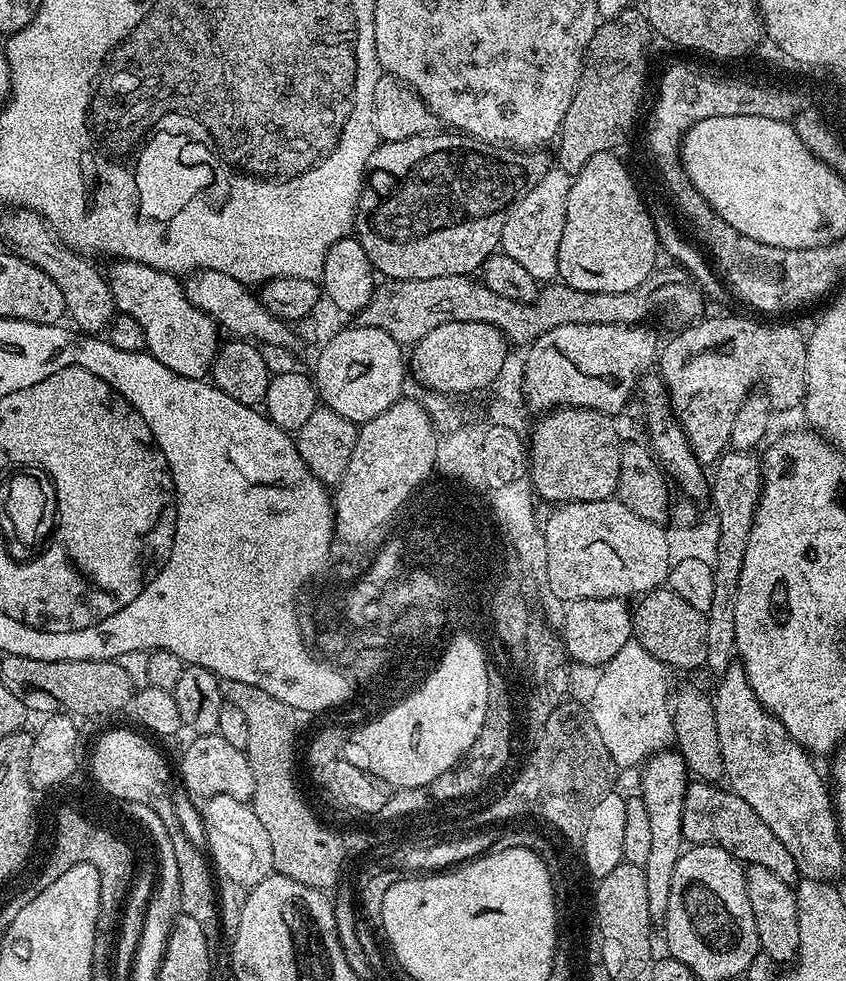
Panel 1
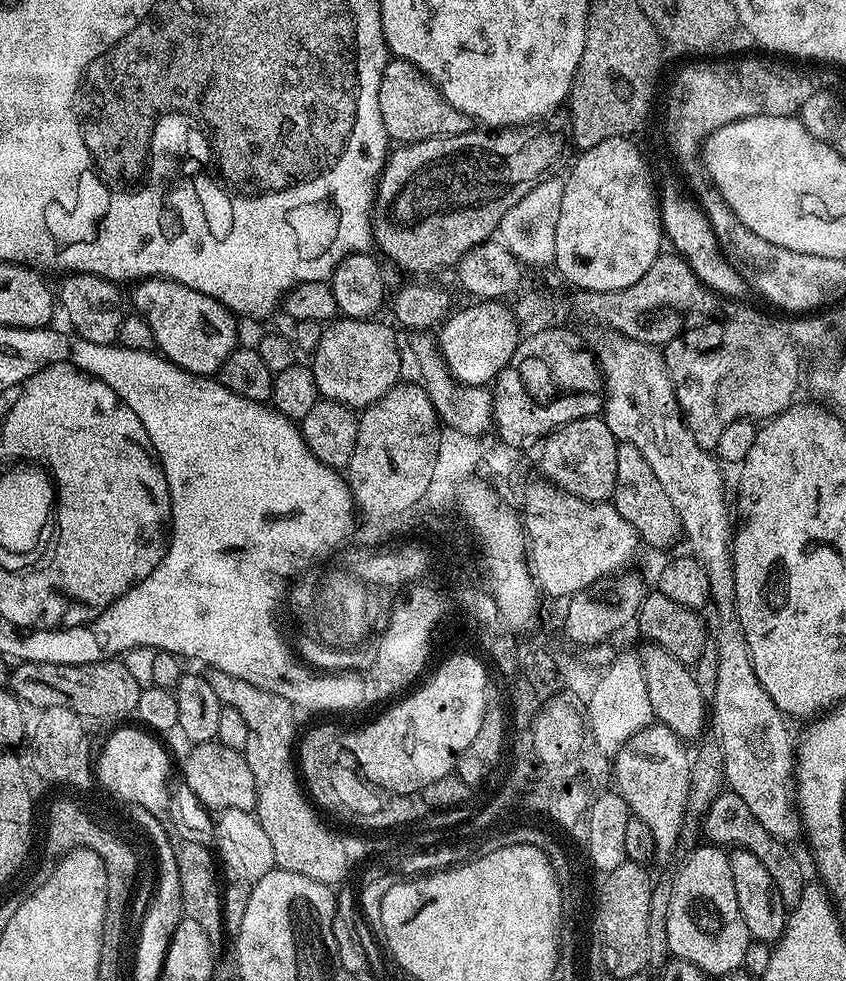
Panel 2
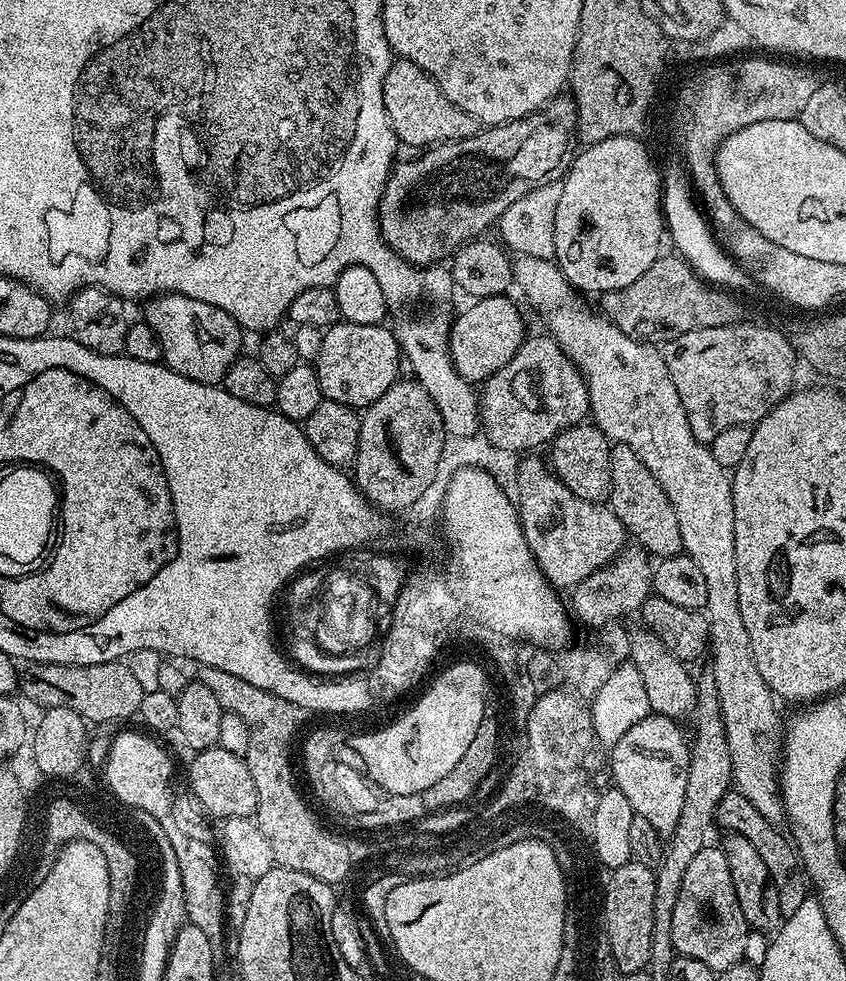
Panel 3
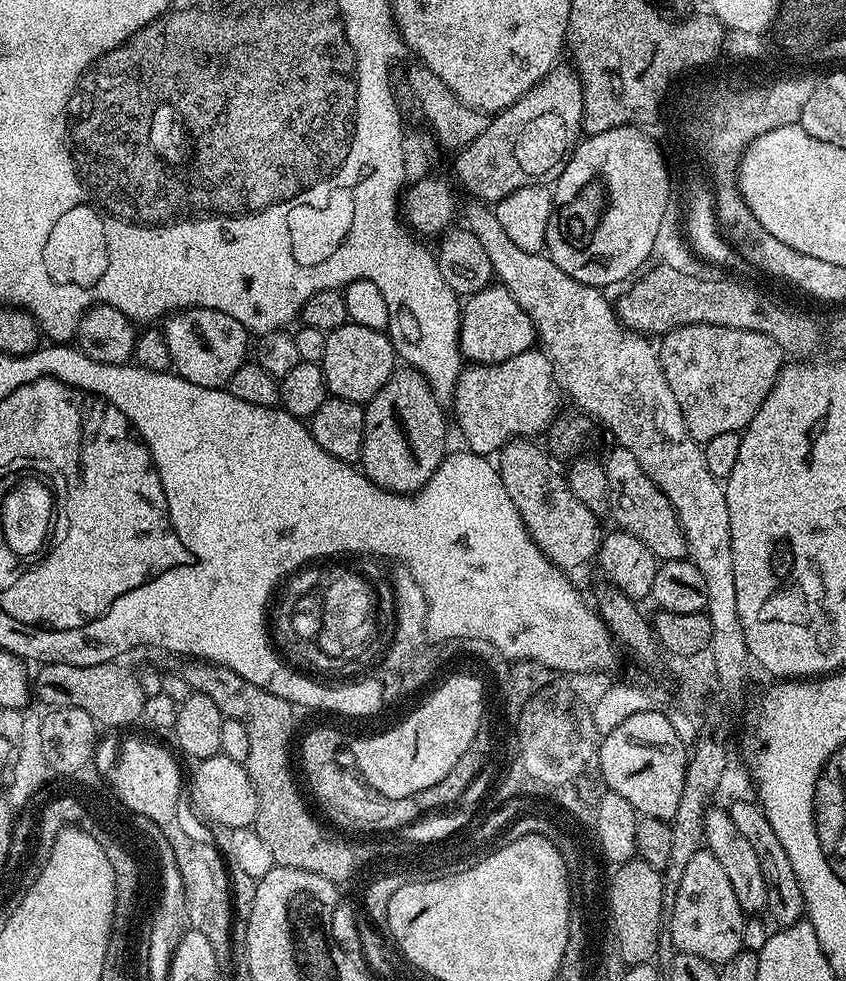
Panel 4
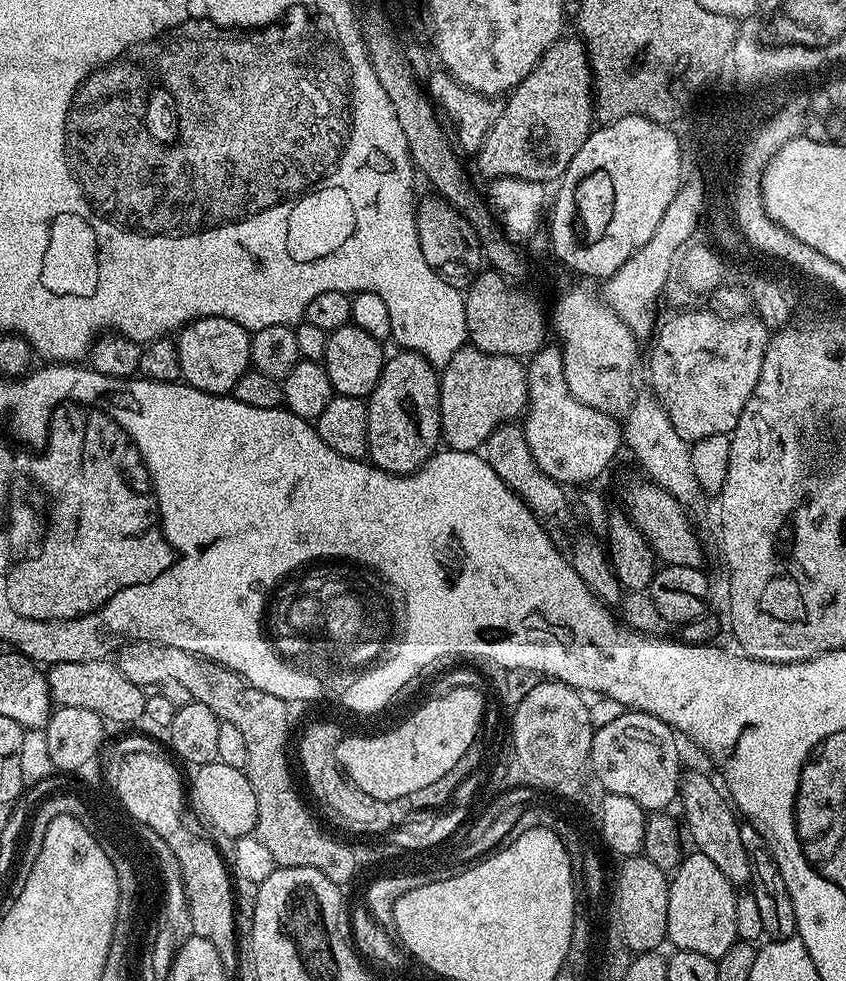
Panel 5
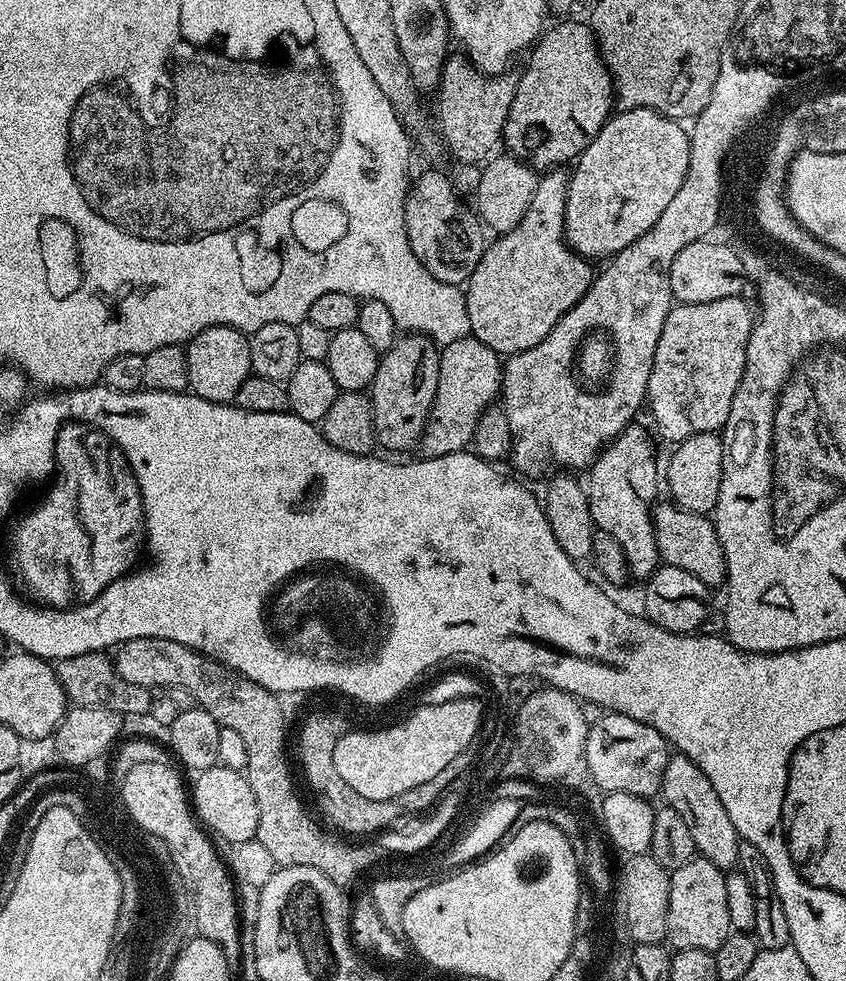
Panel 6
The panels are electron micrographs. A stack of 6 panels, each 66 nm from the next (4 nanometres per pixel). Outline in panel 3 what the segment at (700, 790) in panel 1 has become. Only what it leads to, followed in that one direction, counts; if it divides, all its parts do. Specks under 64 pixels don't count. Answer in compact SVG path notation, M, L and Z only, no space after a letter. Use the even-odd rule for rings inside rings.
M730 790L724 795L722 802L718 802L714 824L717 829L725 828L723 830L725 833L746 838L746 842L750 842L754 846L754 850L758 850L762 862L766 862L768 879L775 891L781 917L786 918L790 914L794 914L794 910L798 910L798 906L802 906L802 902L809 899L810 881L793 841L785 833L784 837L779 832L781 829L777 825L762 818L762 814L758 814L758 810L754 810L750 798L746 798L738 791Z

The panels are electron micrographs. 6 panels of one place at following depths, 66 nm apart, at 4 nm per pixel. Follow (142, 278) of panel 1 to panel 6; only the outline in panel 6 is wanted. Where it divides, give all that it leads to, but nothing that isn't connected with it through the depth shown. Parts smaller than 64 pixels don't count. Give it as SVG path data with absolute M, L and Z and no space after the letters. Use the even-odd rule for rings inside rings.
M210 326L189 340L188 353L188 388L202 398L215 404L231 404L238 394L238 386L253 375L250 362L249 337L230 326Z

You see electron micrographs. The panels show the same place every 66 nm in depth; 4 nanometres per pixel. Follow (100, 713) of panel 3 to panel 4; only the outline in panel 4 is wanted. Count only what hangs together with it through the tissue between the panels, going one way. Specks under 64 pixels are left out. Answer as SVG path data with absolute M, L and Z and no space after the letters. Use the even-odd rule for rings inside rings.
M120 662L107 664L95 664L94 666L74 666L73 664L45 664L34 672L34 696L42 703L52 708L73 708L74 710L86 710L90 718L94 718L97 725L108 728L124 728L127 724L139 721L144 714L144 694L140 685L139 675L128 668L123 668Z

